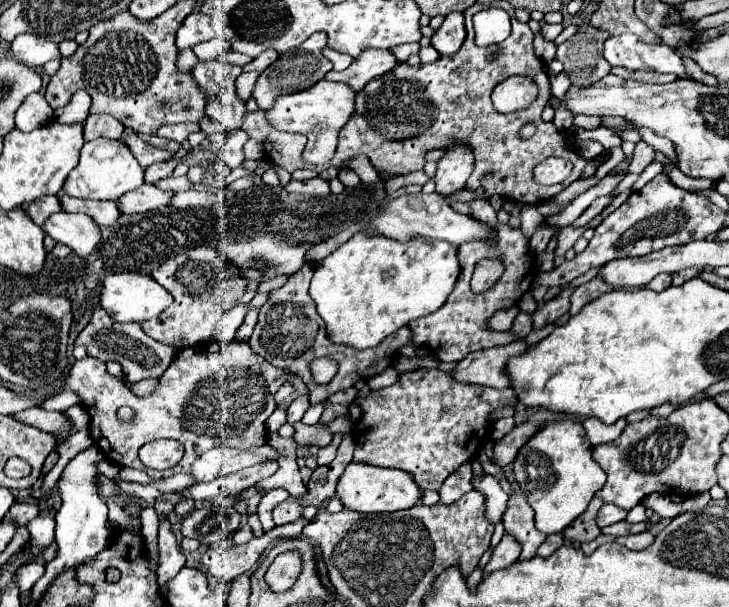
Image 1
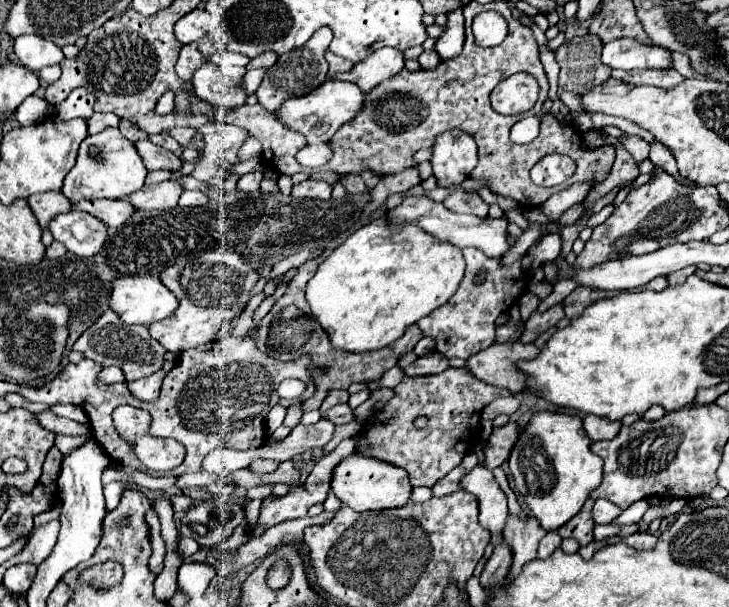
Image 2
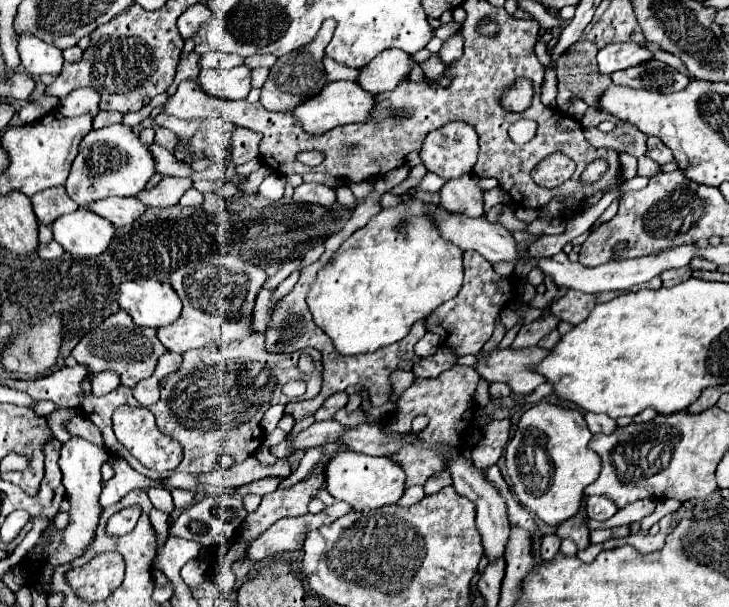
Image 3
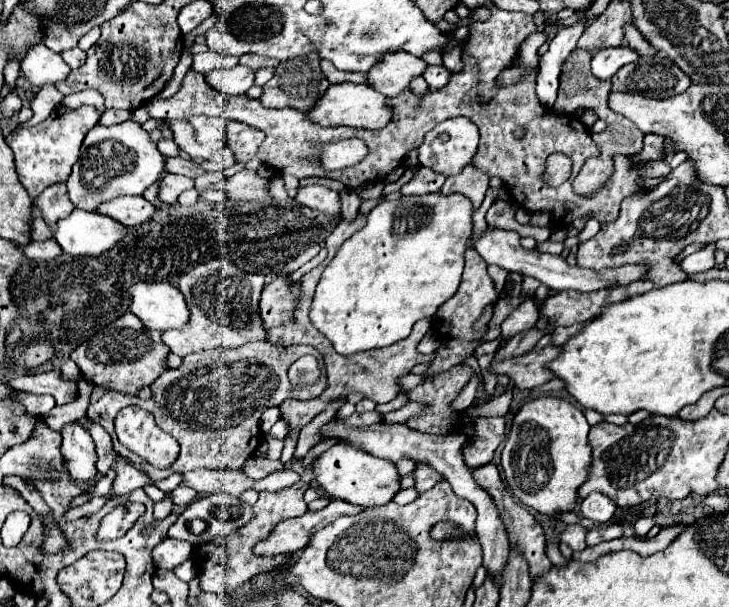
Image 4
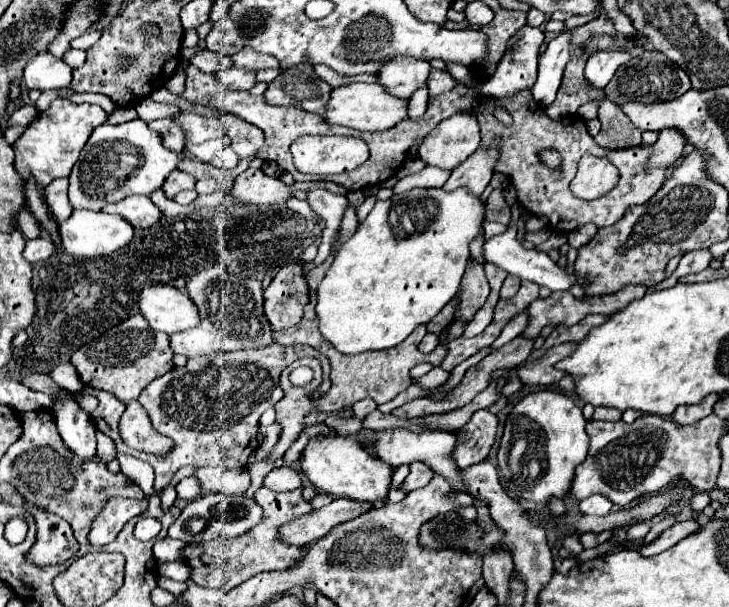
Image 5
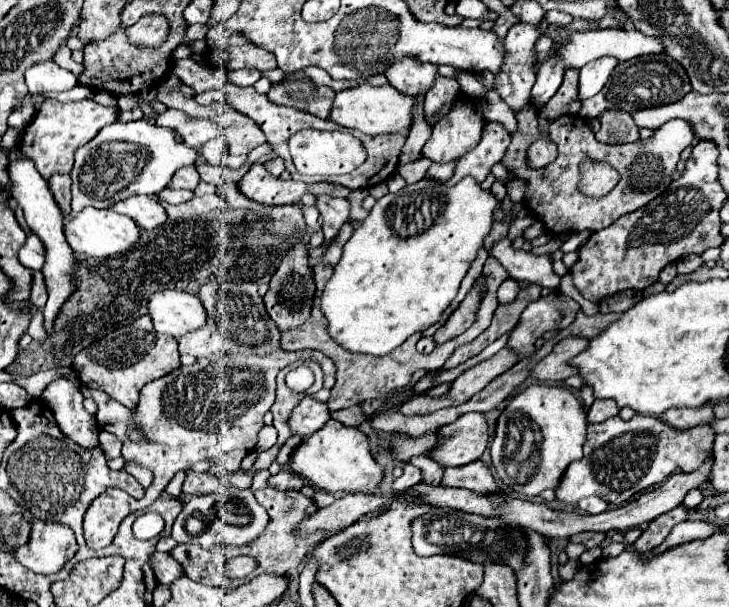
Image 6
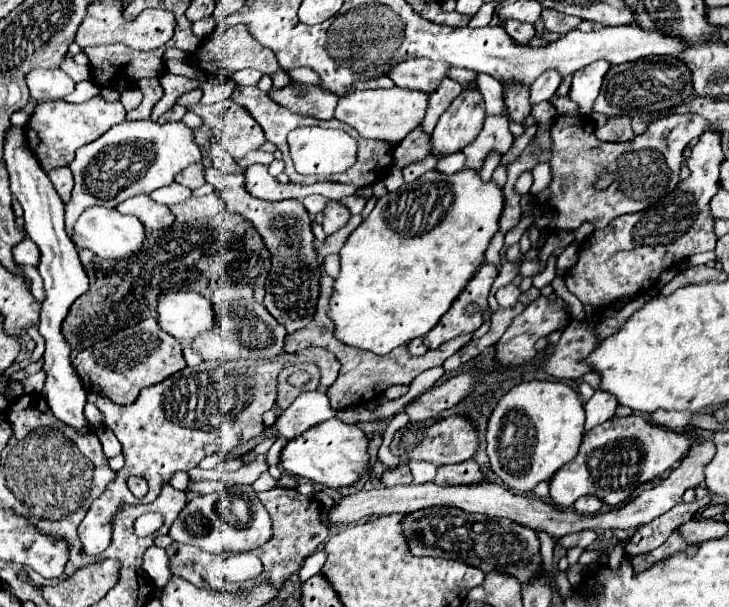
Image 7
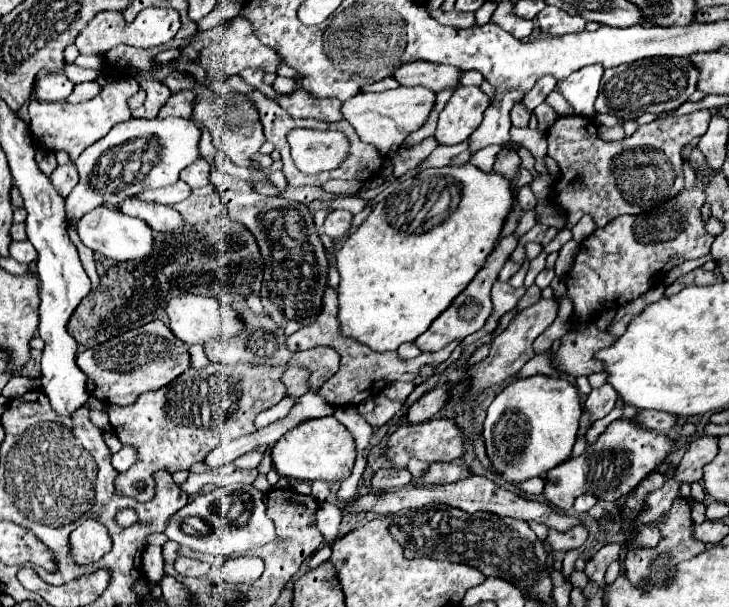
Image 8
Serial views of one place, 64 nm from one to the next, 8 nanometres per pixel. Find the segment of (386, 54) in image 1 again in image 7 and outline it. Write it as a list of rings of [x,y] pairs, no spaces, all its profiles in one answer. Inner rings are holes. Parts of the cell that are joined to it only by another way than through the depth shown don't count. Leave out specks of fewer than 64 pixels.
[[[412,58],[406,60],[404,64],[398,64],[388,72],[388,76],[394,80],[396,86],[400,88],[410,88],[410,90],[424,90],[424,92],[434,92],[444,78],[448,78],[448,64],[424,60],[424,58]]]

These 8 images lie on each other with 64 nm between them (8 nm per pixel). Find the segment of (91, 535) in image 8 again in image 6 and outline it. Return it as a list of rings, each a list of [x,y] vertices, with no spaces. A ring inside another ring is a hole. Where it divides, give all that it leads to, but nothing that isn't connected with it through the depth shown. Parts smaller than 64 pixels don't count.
[[[320,350],[298,352],[272,352],[270,356],[214,356],[200,358],[192,366],[180,366],[176,372],[154,380],[140,392],[136,408],[120,406],[102,390],[90,390],[90,398],[96,402],[96,422],[102,430],[114,434],[122,442],[122,456],[126,462],[134,462],[152,470],[154,482],[146,490],[142,500],[132,498],[120,488],[108,488],[102,492],[84,516],[84,540],[88,548],[106,548],[124,516],[134,510],[148,508],[168,486],[178,470],[188,470],[200,460],[212,460],[228,472],[240,468],[242,458],[254,450],[258,432],[264,428],[262,416],[274,404],[276,372],[296,360],[314,360],[324,370],[324,388],[332,388],[336,380],[334,362]],[[132,428],[140,428],[144,440],[134,442],[128,438]]]

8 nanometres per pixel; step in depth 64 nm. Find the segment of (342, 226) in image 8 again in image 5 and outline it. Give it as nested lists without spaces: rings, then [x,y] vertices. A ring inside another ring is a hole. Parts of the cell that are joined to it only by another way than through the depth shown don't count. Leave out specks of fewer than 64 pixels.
[[[312,190],[308,192],[308,204],[312,206],[312,210],[324,218],[326,222],[326,228],[322,232],[322,242],[318,246],[318,256],[314,258],[312,264],[306,266],[306,270],[310,270],[312,266],[316,264],[322,264],[328,254],[330,254],[330,248],[332,248],[332,242],[334,242],[334,236],[340,228],[340,220],[348,208],[348,200],[346,196],[338,196],[338,194],[332,194],[332,192],[324,192],[324,190]]]

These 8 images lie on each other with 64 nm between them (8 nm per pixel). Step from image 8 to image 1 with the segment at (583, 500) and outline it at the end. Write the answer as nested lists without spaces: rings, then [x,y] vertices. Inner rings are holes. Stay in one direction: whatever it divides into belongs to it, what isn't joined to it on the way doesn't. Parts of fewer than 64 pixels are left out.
[[[602,504],[602,508],[598,510],[596,514],[596,524],[602,528],[602,526],[610,526],[610,524],[616,524],[620,520],[626,518],[626,510],[624,508],[616,508],[614,504]]]

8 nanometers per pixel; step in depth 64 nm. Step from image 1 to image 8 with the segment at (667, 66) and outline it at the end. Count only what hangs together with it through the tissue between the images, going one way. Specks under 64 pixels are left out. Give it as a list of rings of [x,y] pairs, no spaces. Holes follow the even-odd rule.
[[[588,66],[588,68],[580,68],[576,70],[572,76],[568,76],[566,80],[556,84],[556,90],[566,98],[566,102],[574,108],[576,116],[594,116],[594,100],[598,96],[598,86],[600,86],[600,78],[602,78],[602,68],[596,66]]]

